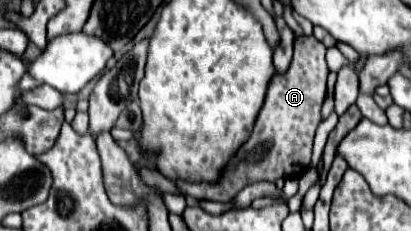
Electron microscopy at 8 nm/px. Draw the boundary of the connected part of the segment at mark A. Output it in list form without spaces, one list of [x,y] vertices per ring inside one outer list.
[[[294,35],[294,57],[284,73],[274,73],[268,85],[266,101],[256,119],[250,139],[238,149],[230,165],[226,165],[220,183],[186,183],[176,181],[182,193],[196,199],[210,201],[232,201],[246,185],[258,181],[276,181],[286,177],[302,175],[312,157],[312,139],[316,127],[322,121],[320,109],[326,97],[328,65],[324,59],[326,47],[308,35]]]

